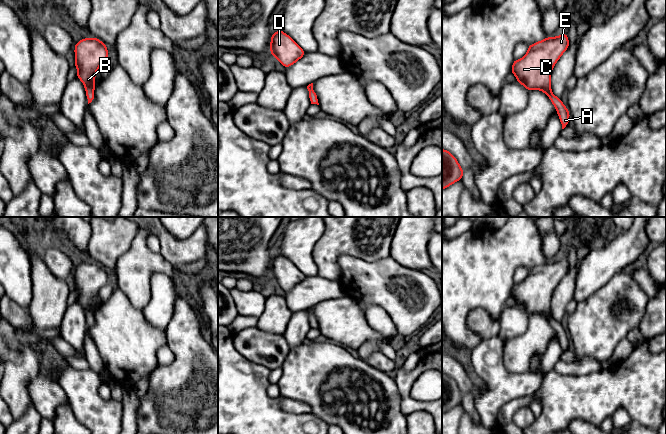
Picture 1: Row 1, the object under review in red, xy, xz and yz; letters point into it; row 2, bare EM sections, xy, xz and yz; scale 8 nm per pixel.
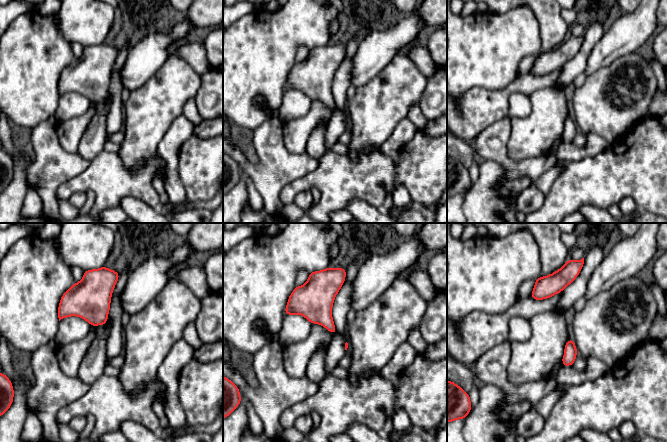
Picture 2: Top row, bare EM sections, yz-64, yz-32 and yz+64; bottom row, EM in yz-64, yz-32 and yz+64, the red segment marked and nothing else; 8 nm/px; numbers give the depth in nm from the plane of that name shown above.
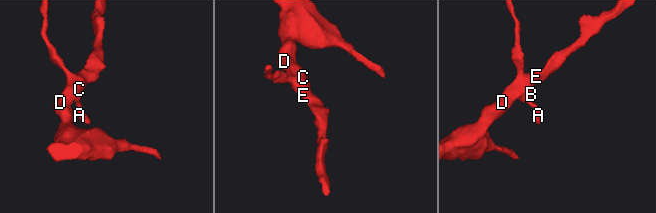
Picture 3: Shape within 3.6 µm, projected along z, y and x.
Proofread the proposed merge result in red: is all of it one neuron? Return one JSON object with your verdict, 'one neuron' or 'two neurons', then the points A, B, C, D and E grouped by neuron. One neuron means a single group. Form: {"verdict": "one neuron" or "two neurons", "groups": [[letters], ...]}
{"verdict": "one neuron", "groups": [["A", "B", "C", "D", "E"]]}

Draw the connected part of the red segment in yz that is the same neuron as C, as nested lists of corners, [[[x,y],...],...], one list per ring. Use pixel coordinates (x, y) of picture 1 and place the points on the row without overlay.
[[[567,257],[557,261],[547,261],[529,269],[526,279],[513,285],[510,296],[528,315],[541,314],[549,321],[556,332],[562,353],[569,348],[570,337],[562,324],[551,315],[551,296],[568,271]]]

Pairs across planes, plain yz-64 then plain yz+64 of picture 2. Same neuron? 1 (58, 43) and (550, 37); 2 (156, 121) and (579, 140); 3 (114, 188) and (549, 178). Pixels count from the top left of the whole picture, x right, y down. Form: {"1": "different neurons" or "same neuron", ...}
{"1": "different neurons", "2": "different neurons", "3": "different neurons"}

